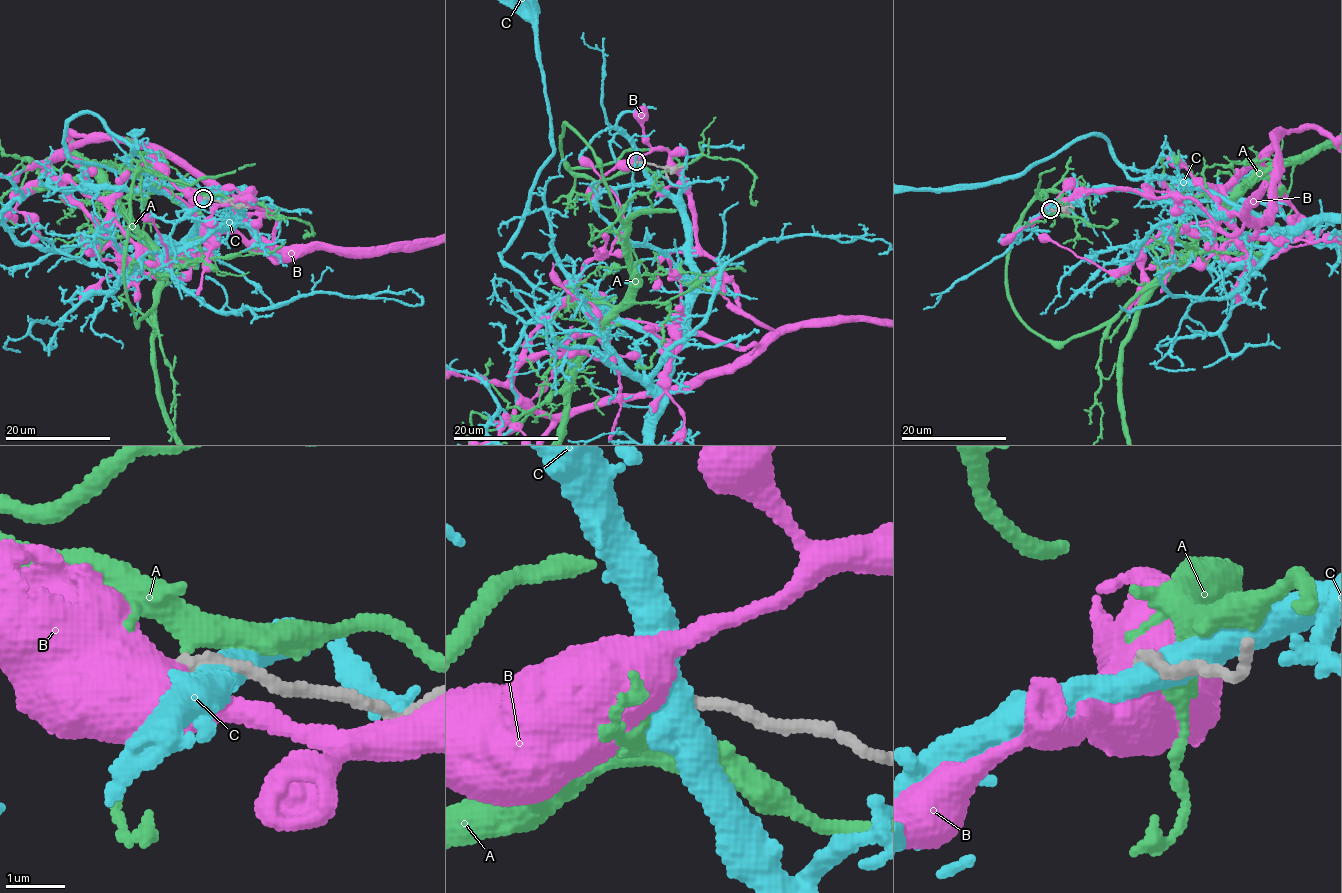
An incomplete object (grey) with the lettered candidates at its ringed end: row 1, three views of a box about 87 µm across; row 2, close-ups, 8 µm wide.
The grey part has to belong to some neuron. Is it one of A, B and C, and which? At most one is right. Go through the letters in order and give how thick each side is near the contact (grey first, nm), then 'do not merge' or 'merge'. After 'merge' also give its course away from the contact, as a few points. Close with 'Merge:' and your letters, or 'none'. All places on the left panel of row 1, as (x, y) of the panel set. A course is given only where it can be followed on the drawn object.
A: 200 nm thick on the grey side, 190 nm on the other; do not merge
B: 200 nm thick on the grey side, 850 nm on the other; do not merge
C: 240 nm thick on the grey side, 550 nm on the other; do not merge
Merge: none

